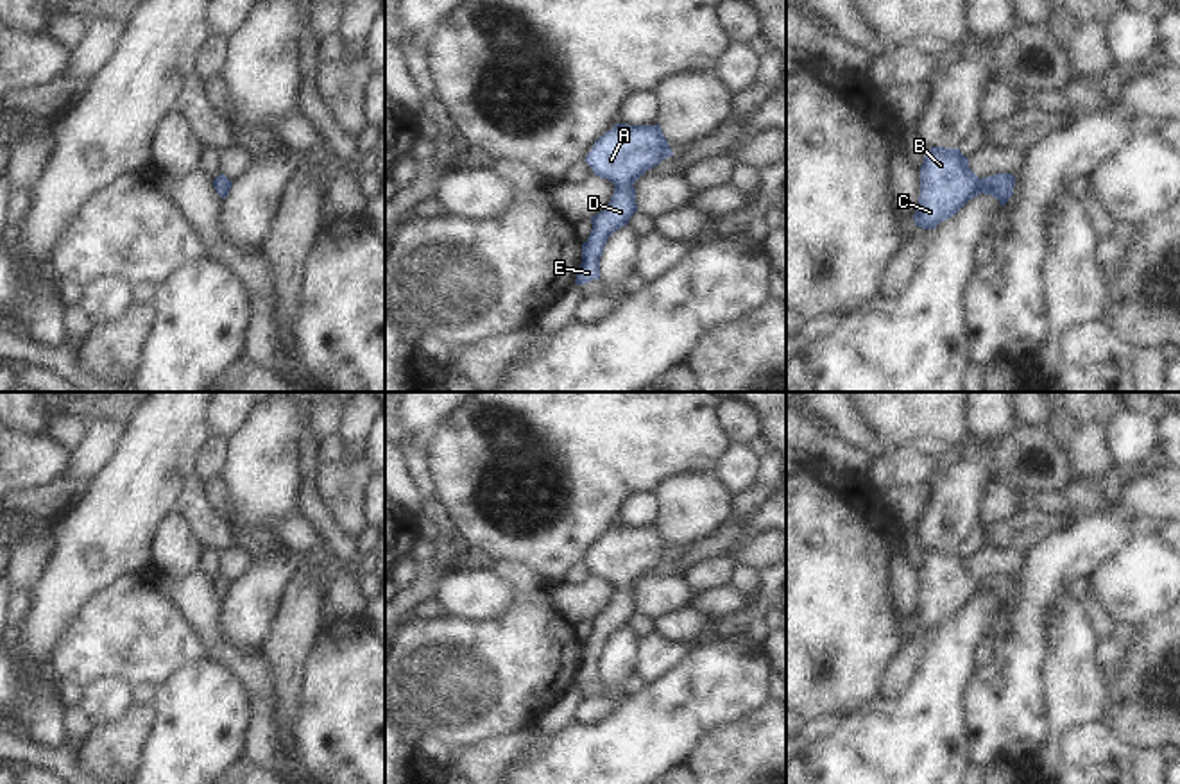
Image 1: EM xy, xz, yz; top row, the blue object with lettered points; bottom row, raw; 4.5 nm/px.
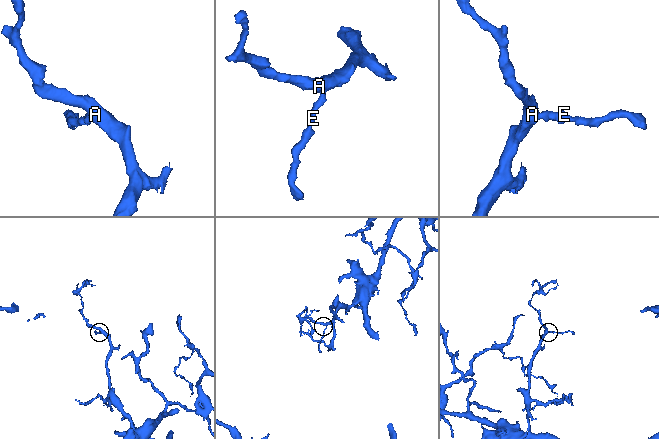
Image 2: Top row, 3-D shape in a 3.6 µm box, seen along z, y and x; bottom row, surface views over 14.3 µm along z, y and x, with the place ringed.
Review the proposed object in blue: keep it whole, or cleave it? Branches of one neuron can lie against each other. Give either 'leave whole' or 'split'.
leave whole

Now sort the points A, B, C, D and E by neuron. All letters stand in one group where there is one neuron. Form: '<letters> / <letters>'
A B C D E

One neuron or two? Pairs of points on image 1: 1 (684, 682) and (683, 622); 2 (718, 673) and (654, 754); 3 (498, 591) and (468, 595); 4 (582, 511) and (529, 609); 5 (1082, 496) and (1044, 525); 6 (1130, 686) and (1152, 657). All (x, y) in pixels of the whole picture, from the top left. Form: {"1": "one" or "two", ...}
{"1": "two", "2": "one", "3": "one", "4": "two", "5": "two", "6": "one"}

